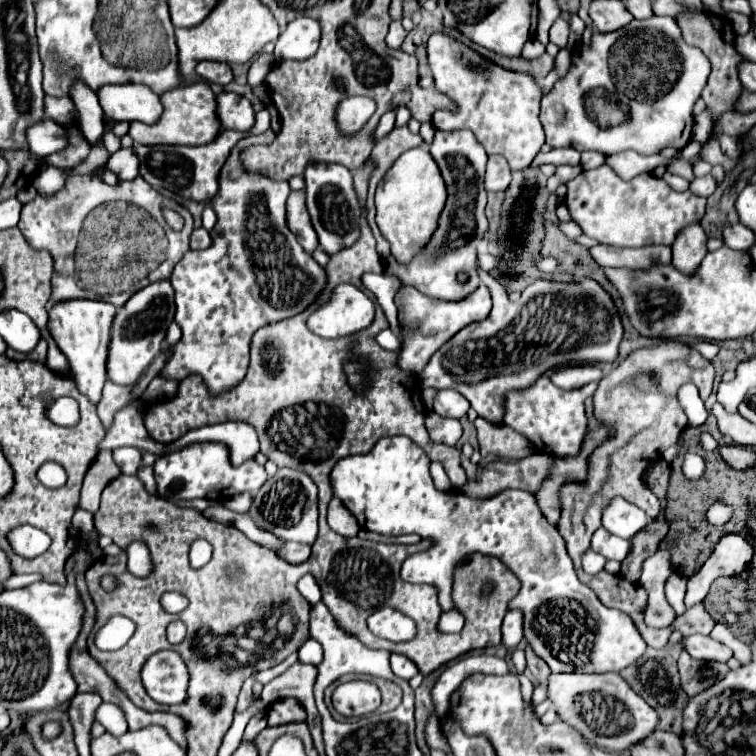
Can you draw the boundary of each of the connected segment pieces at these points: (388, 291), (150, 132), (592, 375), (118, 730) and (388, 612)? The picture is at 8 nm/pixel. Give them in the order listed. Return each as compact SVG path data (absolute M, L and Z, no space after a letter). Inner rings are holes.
M384 272L384 274L366 274L364 276L364 286L374 292L378 304L382 306L388 322L390 322L390 330L400 336L400 322L398 322L398 308L394 304L394 296L400 290L402 282L398 282L398 278L394 278L392 274Z
M198 80L180 88L166 90L162 96L162 118L154 122L154 126L146 126L142 122L132 122L128 136L134 140L134 144L186 144L186 146L198 146L208 144L216 138L220 132L220 122L214 114L214 92L208 82Z
M557 366L553 369L552 382L558 388L564 390L572 390L572 388L580 388L586 386L590 382L598 382L602 380L604 372L600 370L600 366Z
M102 702L102 706L98 706L96 710L96 722L100 722L108 734L112 736L122 736L128 732L128 726L126 726L126 720L124 720L124 714L120 710L120 706L114 706L114 704L106 704Z
M380 608L368 618L368 630L381 638L386 638L393 642L402 642L402 630L416 630L414 622L410 618L402 616L394 608Z

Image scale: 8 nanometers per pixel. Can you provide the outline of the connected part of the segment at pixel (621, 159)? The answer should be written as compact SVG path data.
M634 150L618 152L606 157L606 164L624 180L630 180L642 172L652 172L656 166L666 166L666 160L660 154L640 156Z

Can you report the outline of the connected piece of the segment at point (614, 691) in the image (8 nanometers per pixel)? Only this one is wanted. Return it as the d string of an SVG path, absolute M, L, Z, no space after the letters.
M616 672L550 674L548 700L556 706L556 714L562 722L576 728L594 746L612 752L628 750L638 740L646 738L658 722L658 714Z

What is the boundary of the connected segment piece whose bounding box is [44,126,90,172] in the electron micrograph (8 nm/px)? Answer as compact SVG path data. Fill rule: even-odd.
M64 126L66 130L66 138L68 138L68 144L64 150L58 150L50 156L46 156L44 160L54 166L54 168L60 168L64 172L68 172L70 168L74 168L76 164L84 162L88 158L88 142L82 138L82 132L74 126Z

